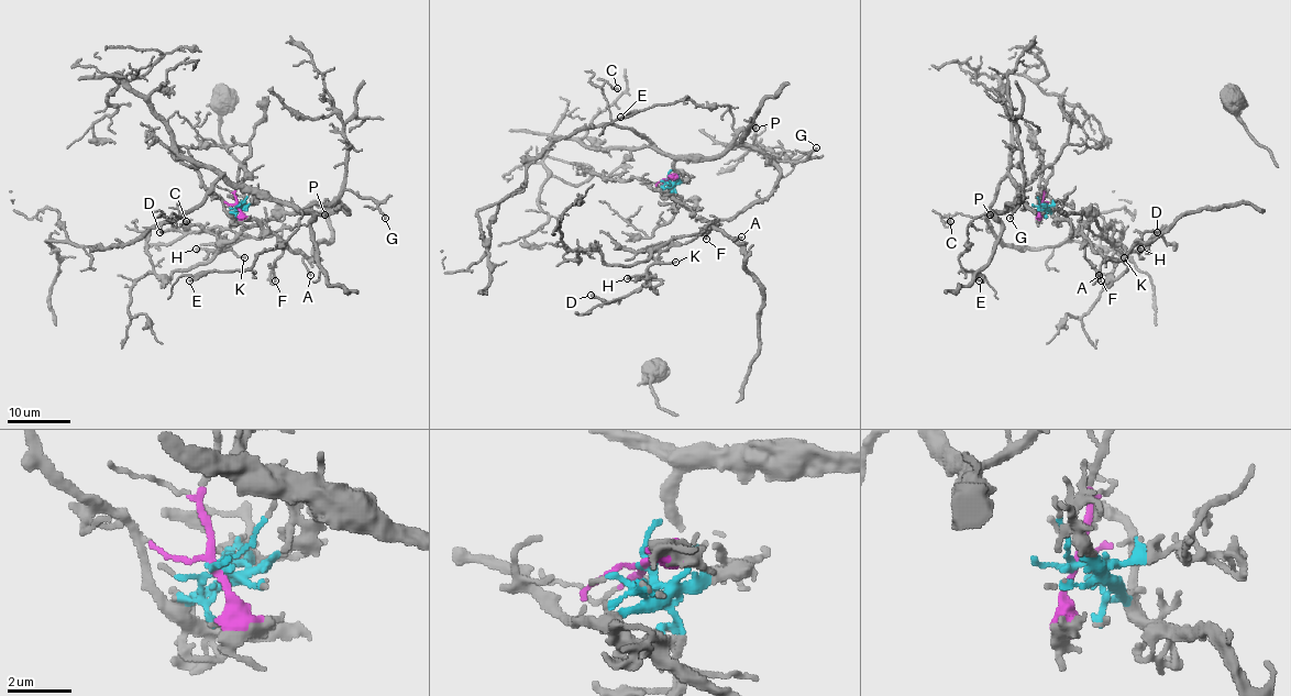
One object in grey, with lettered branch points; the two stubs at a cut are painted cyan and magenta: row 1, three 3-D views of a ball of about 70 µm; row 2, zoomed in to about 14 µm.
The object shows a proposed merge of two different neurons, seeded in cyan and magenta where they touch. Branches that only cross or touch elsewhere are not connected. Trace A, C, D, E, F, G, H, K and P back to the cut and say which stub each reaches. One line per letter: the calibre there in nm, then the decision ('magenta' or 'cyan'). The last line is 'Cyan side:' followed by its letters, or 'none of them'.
A: 130 nm thick; cyan
C: 100 nm thick; magenta
D: 240 nm thick; cyan
E: 140 nm thick; magenta
F: 170 nm thick; cyan
G: 140 nm thick; magenta
H: 180 nm thick; cyan
K: 170 nm thick; cyan
P: 130 nm thick; magenta
Cyan side: A, D, F, H, K

